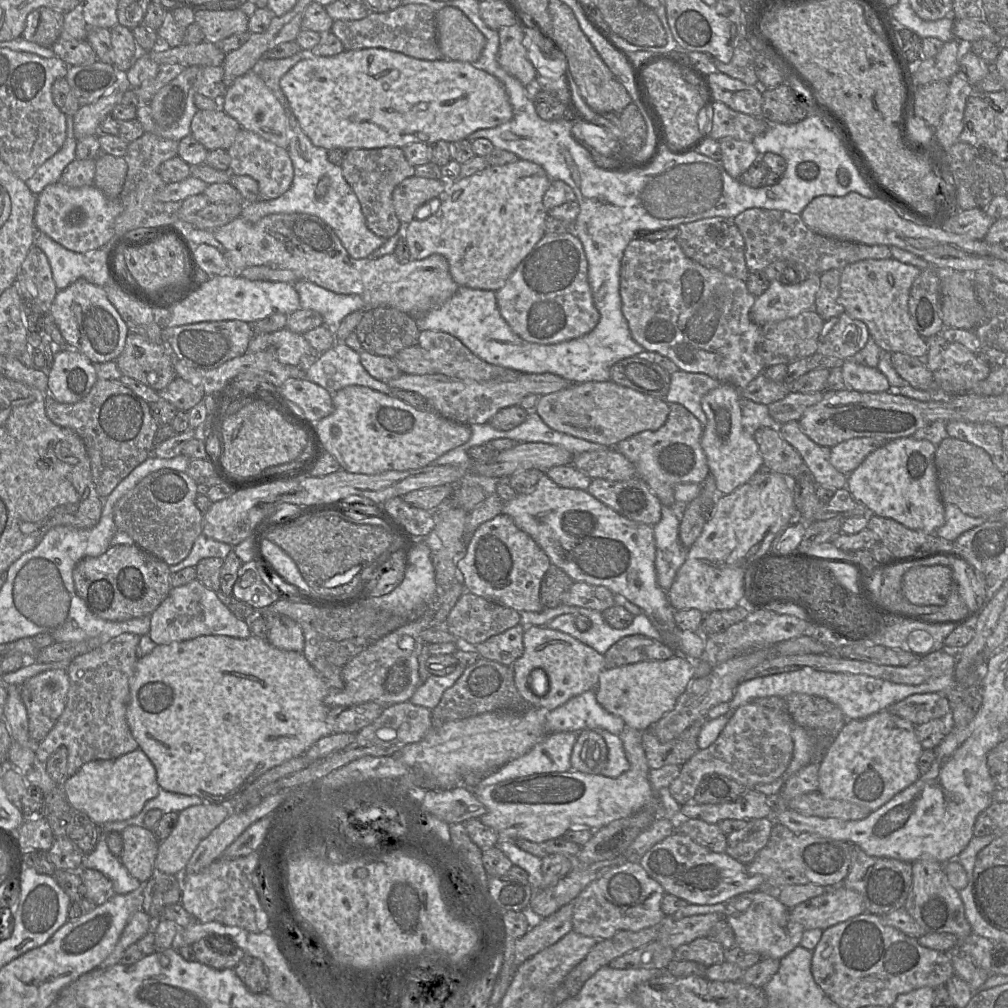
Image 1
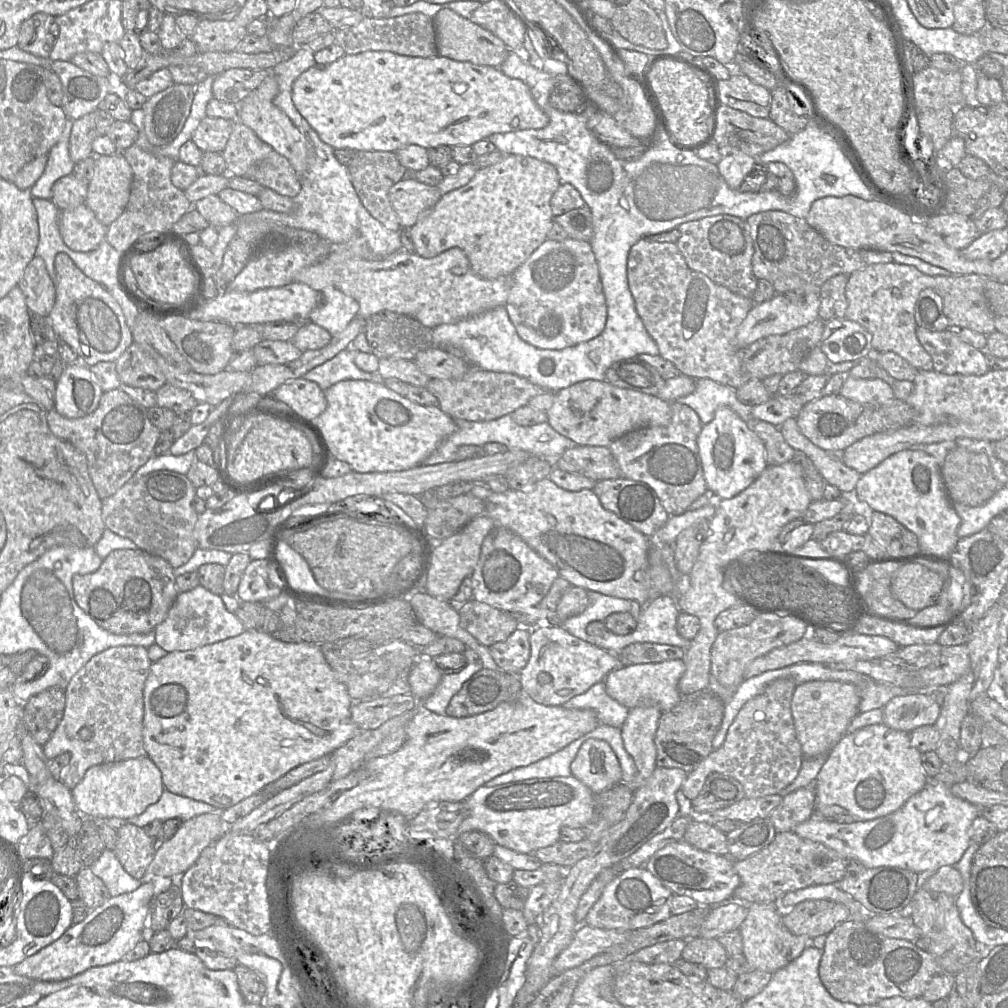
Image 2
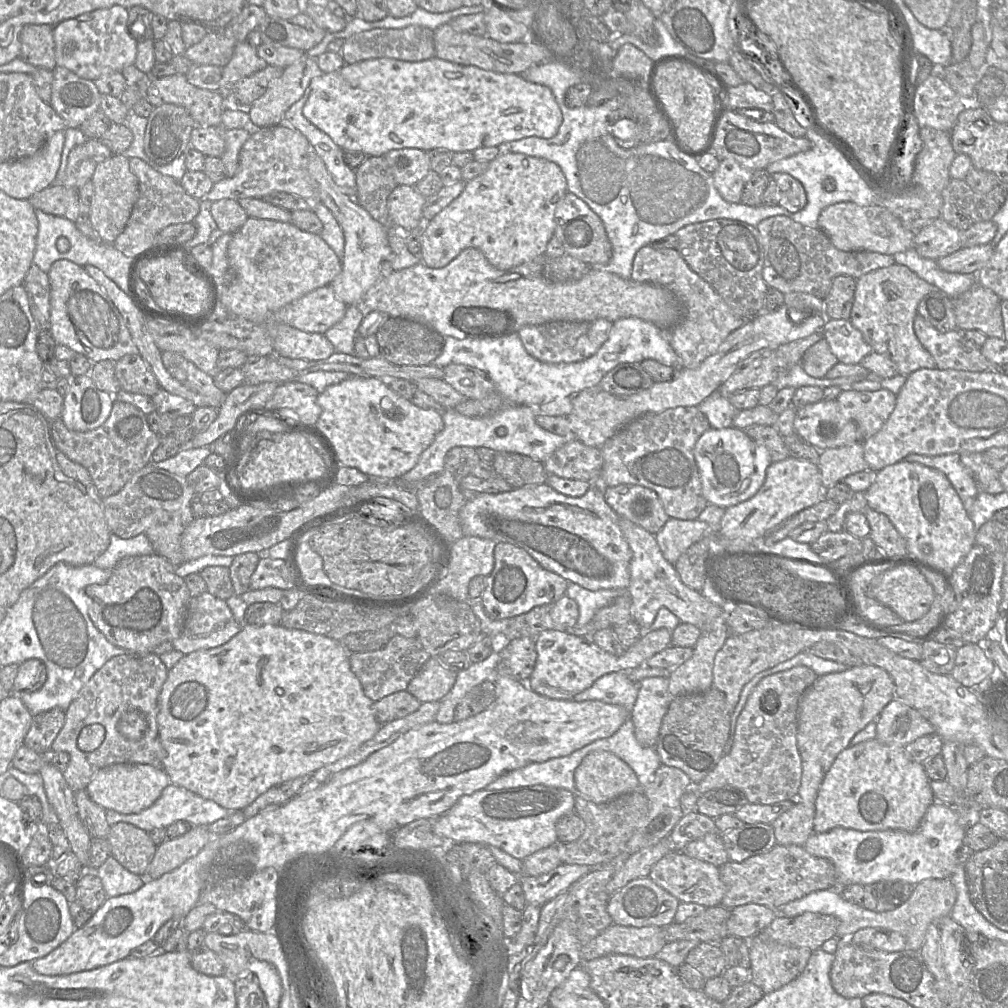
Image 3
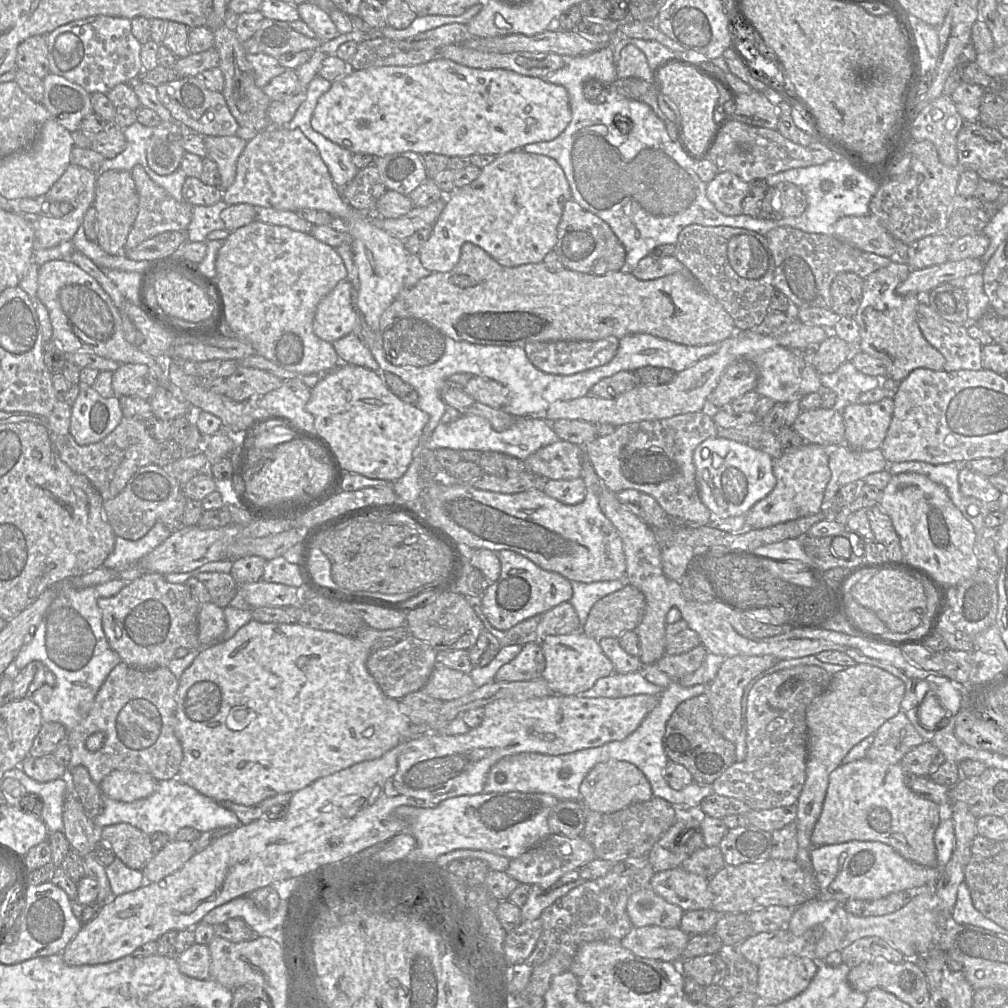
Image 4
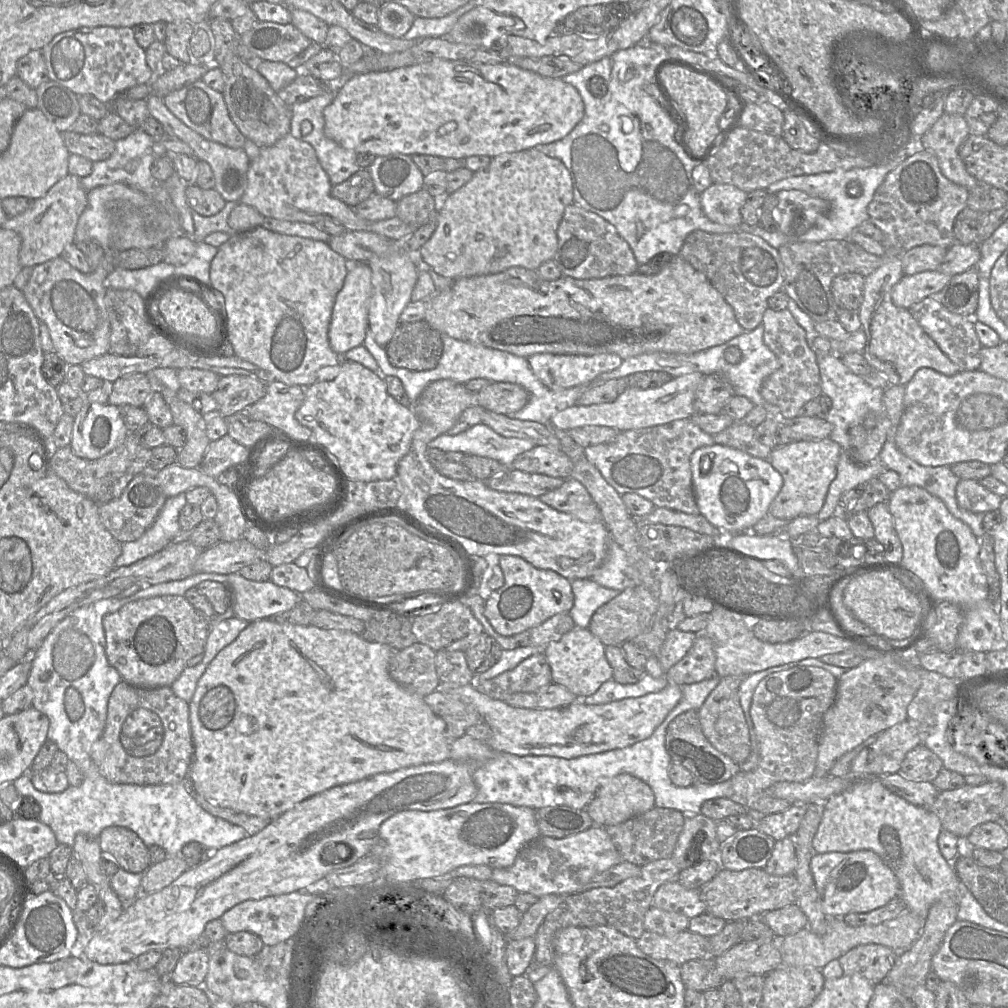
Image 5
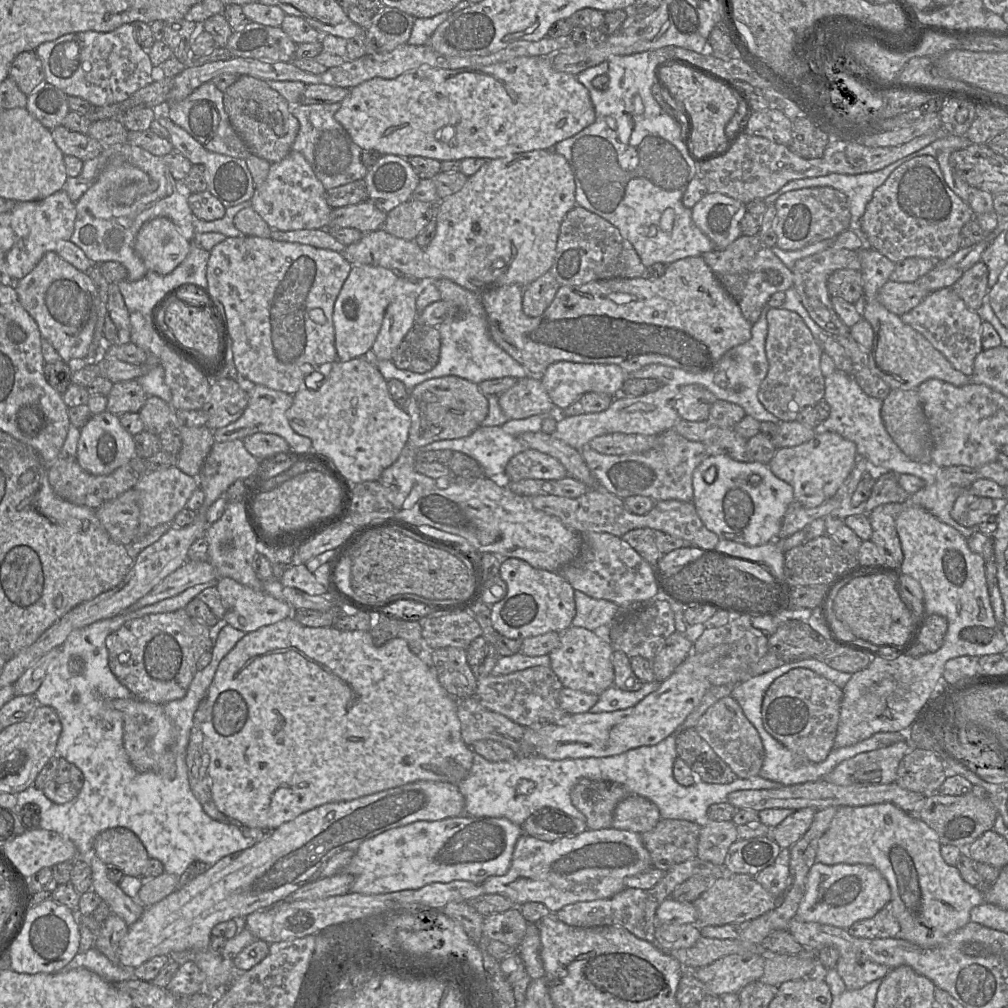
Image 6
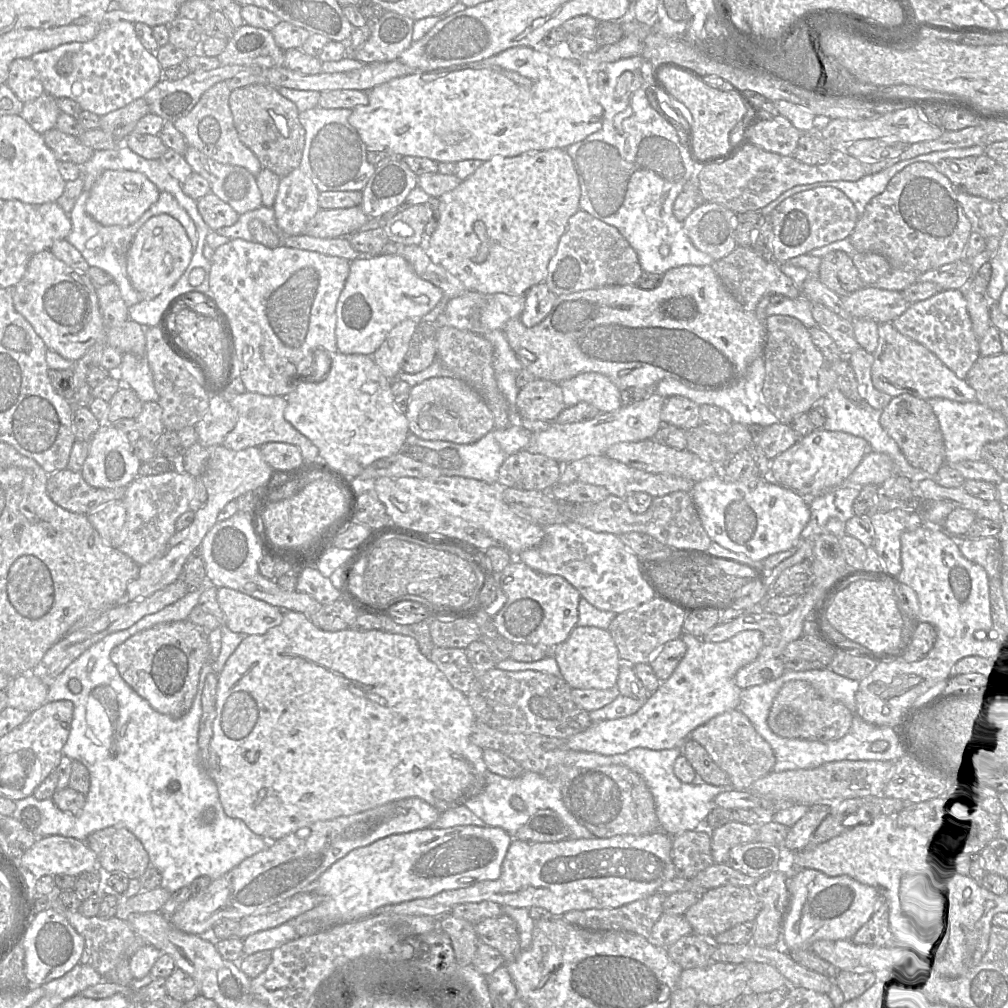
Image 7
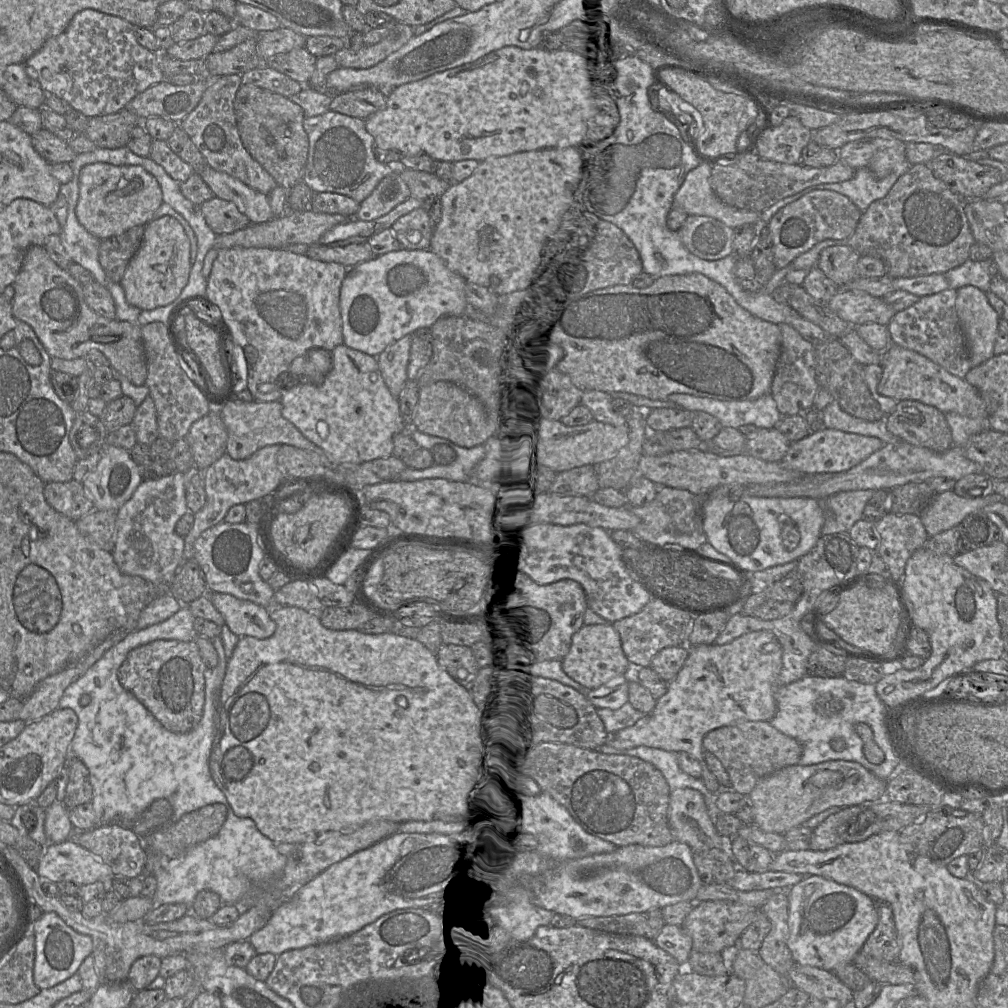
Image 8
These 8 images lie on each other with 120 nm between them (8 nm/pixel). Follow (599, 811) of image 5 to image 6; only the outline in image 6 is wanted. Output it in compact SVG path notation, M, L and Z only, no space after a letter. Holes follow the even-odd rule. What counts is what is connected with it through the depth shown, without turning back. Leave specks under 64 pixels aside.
M630 794L617 804L612 828L642 834L652 830L660 819L656 804L642 796Z

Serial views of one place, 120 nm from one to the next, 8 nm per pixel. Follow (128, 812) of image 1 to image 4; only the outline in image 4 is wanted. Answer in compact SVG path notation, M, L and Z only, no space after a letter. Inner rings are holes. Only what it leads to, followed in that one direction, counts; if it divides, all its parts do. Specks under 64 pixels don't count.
M114 770L99 784L103 796L121 802L134 802L152 795L159 781L149 774Z

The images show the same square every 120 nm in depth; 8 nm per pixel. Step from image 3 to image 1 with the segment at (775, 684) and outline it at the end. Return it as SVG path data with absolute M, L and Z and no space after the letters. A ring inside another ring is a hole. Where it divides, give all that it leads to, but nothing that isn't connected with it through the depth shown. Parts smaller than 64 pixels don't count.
M755 703L737 708L729 717L727 724L718 738L706 749L699 749L684 765L680 767L679 776L670 784L671 796L684 805L693 801L701 780L709 774L720 774L754 789L759 784L769 784L779 779L787 770L793 756L792 720L788 713L774 711Z

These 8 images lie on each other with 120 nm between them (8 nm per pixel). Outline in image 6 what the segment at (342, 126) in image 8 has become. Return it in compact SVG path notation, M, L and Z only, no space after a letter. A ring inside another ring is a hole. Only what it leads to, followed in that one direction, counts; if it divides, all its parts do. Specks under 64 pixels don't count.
M340 103L291 107L291 113L300 126L292 150L300 152L305 157L326 191L364 179L368 172L360 159L363 150L352 141L347 131L334 118L339 108Z

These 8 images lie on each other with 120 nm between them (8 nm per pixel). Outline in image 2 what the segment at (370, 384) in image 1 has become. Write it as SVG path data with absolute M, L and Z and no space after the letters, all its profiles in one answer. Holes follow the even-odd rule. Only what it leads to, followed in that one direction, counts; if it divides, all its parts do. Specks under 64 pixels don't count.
M353 348L340 351L329 361L307 372L303 378L317 383L324 392L343 380L365 380L384 384L384 379L377 372L365 372L355 364Z

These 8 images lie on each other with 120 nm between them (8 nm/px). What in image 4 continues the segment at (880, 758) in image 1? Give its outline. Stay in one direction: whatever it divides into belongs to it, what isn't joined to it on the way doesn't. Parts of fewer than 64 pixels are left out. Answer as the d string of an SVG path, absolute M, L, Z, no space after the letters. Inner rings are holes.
M863 758L841 764L829 777L823 808L812 836L812 847L849 841L879 841L891 846L905 859L926 867L937 867L934 833L944 811L936 803L915 794L907 784L908 774L901 764L886 764Z

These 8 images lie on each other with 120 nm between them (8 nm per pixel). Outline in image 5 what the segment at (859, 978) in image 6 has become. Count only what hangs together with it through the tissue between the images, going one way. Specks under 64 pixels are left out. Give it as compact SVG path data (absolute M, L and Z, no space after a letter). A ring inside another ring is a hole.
M870 943L852 948L839 961L844 975L859 974L877 984L885 981L900 953L882 944Z

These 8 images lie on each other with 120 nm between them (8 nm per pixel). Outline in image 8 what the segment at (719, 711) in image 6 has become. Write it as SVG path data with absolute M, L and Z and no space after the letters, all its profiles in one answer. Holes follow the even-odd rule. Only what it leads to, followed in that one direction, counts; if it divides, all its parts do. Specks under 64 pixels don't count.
M746 721L709 731L702 739L702 748L713 754L729 775L730 788L744 796L756 783L784 767L797 765L802 755L802 745L765 721Z

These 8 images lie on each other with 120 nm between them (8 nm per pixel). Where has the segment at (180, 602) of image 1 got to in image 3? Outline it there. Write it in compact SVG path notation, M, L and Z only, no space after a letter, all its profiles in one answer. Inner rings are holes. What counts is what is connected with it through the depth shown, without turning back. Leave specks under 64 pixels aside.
M208 591L199 596L191 597L181 635L171 642L174 650L184 655L197 650L216 648L227 643L242 626L236 622L226 601L216 598Z

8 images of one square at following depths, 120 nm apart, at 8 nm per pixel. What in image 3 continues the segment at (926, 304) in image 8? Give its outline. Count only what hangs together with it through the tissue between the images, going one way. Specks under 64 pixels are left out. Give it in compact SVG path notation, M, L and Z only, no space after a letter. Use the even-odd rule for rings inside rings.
M917 314L914 319L914 332L922 346L933 357L936 368L970 372L983 372L989 369L989 361L973 341L964 335L967 330L940 332Z

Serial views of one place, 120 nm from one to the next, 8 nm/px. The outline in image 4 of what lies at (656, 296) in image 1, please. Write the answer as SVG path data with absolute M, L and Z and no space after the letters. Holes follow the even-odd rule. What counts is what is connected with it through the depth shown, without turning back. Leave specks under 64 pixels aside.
M647 255L642 258L631 272L637 279L647 281L670 274L680 273L688 280L695 280L693 274L674 255L656 257Z

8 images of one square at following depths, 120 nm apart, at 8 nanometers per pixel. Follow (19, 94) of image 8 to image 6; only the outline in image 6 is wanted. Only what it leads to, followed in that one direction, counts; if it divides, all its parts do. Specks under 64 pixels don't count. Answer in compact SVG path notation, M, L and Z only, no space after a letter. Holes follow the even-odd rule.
M25 51L18 54L11 64L9 77L27 96L38 89L45 82L45 72L36 52Z

